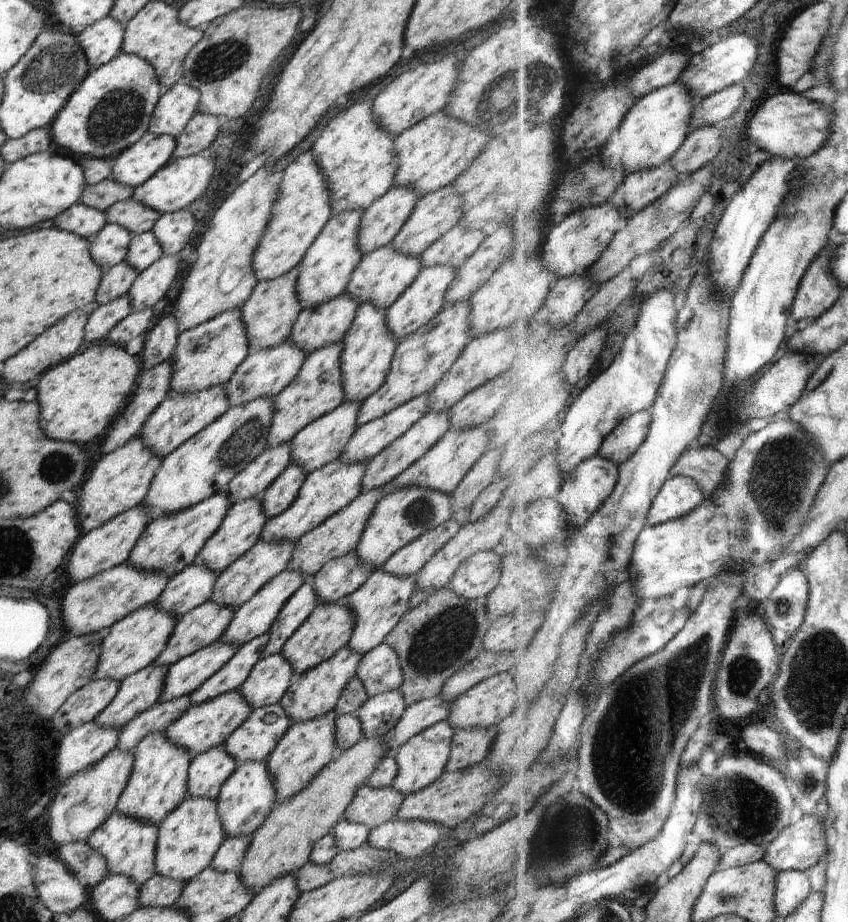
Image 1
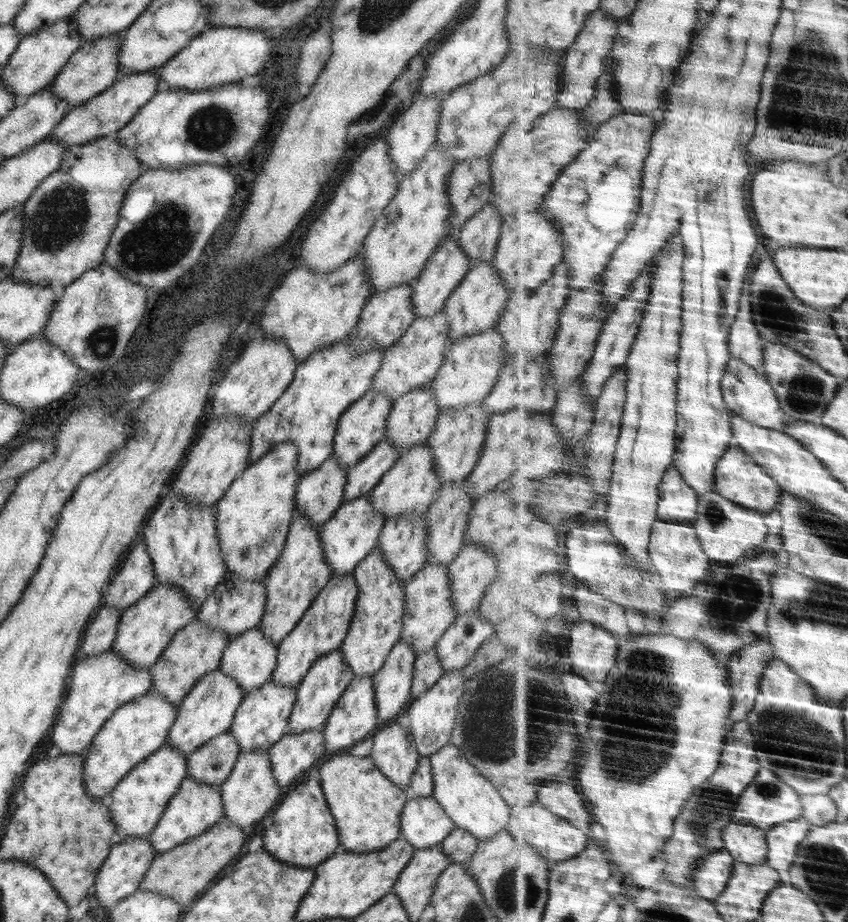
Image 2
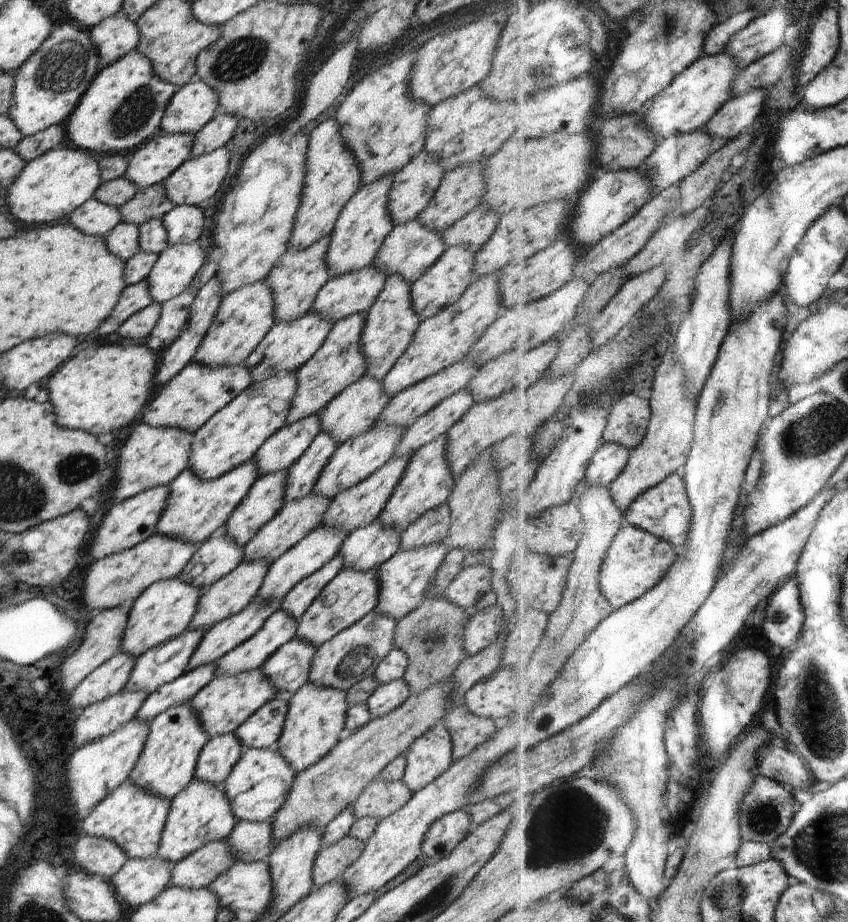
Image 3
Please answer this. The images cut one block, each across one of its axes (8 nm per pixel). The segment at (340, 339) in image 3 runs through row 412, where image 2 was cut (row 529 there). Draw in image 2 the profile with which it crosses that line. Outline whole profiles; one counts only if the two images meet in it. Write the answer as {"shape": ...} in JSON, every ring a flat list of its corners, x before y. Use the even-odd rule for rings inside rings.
{"shape":[[298,512,292,515,292,518,281,555,277,557,264,579,267,599,259,627,276,646,298,624,306,609,310,608,312,601,333,577,331,566,321,547,319,528,313,526,303,512,302,516]]}

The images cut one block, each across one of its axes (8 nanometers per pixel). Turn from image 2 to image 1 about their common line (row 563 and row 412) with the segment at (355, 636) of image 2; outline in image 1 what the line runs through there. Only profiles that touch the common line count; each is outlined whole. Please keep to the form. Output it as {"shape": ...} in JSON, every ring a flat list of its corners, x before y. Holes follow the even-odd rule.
{"shape":[[462,300,462,302,456,302,454,306,444,306,428,324,401,339,397,343,384,384,372,396,363,400,359,406,356,414,358,427,432,391,471,341,468,318,470,318,469,300]]}

